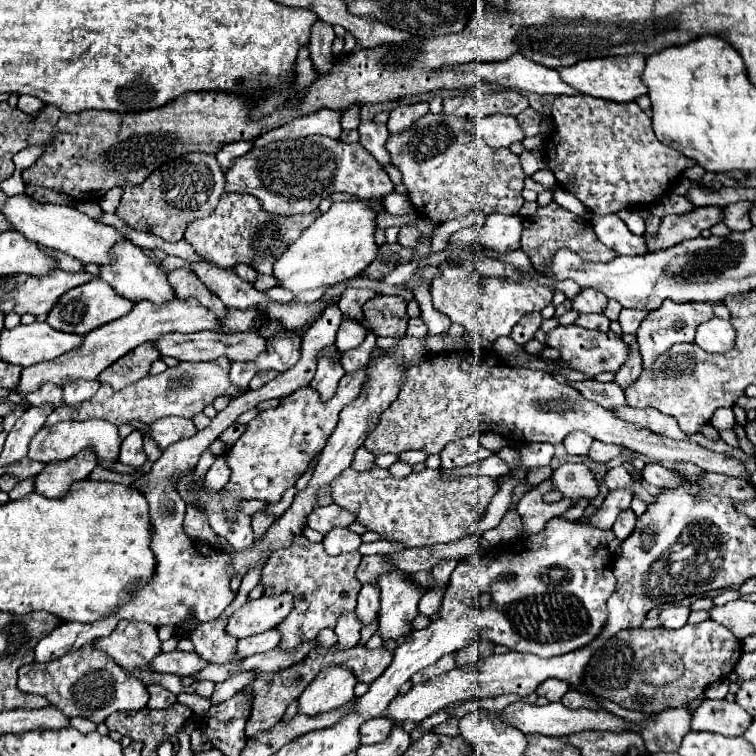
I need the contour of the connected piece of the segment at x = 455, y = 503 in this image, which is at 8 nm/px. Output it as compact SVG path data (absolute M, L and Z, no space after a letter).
M353 468L343 470L333 482L333 500L337 506L357 514L367 530L377 532L381 540L399 542L403 548L447 544L461 540L467 528L475 524L487 510L493 494L497 492L495 478L469 476L451 480L441 470L423 470L409 474L407 478L393 478L389 470L373 468L367 472L355 472Z

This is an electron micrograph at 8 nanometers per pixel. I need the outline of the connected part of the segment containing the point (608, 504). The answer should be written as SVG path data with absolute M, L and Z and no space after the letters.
M619 488L619 490L609 492L603 506L599 508L599 512L591 518L591 524L595 524L597 528L603 528L603 530L609 530L613 526L613 522L617 520L619 512L631 504L631 498L633 498L633 492L629 488Z

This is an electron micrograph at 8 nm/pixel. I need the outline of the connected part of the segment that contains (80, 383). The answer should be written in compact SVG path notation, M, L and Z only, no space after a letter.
M67 380L63 384L63 402L75 406L83 400L89 400L99 390L99 380Z

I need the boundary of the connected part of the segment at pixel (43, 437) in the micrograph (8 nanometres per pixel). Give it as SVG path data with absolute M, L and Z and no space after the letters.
M89 418L89 420L65 420L65 422L57 422L55 426L43 426L29 442L29 458L31 460L39 460L43 464L55 462L55 460L67 460L71 456L75 456L79 450L83 448L93 448L99 456L99 462L103 466L111 466L117 462L119 456L119 446L121 446L121 438L117 434L115 424L99 420L99 418Z

